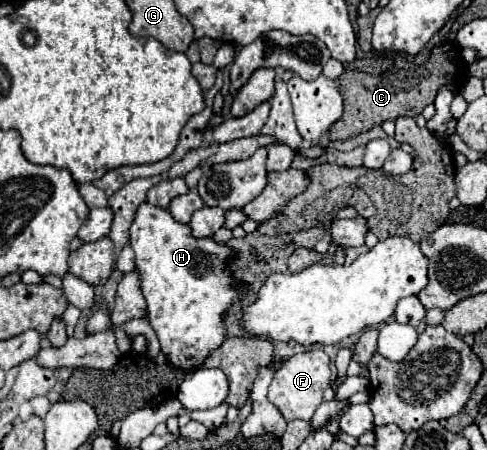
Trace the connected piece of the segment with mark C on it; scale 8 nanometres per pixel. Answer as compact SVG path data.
M445 42L433 48L431 56L423 64L415 64L411 58L395 58L393 68L379 76L371 76L357 70L345 70L339 78L339 90L345 98L345 112L343 118L335 122L333 128L329 130L329 138L347 140L365 130L371 130L373 126L383 124L385 120L397 120L399 116L415 118L417 114L423 112L427 104L433 104L435 94L441 86L457 78L461 79L460 74L463 72L459 62L464 62L460 49L453 42Z

